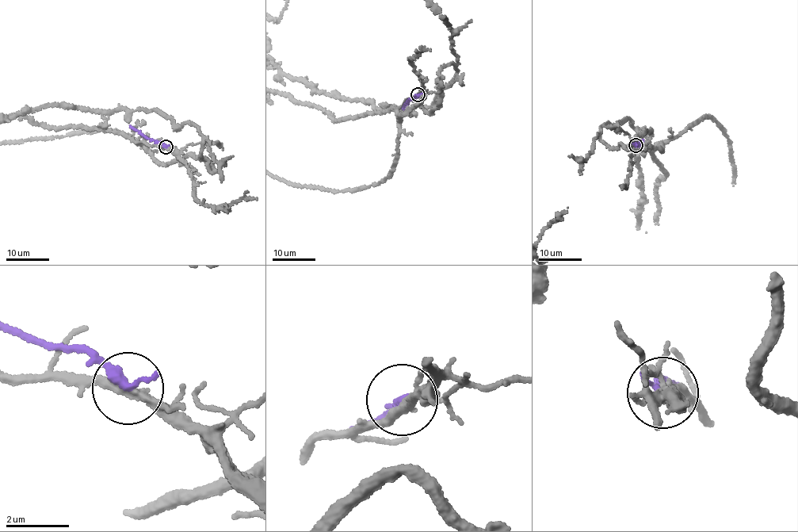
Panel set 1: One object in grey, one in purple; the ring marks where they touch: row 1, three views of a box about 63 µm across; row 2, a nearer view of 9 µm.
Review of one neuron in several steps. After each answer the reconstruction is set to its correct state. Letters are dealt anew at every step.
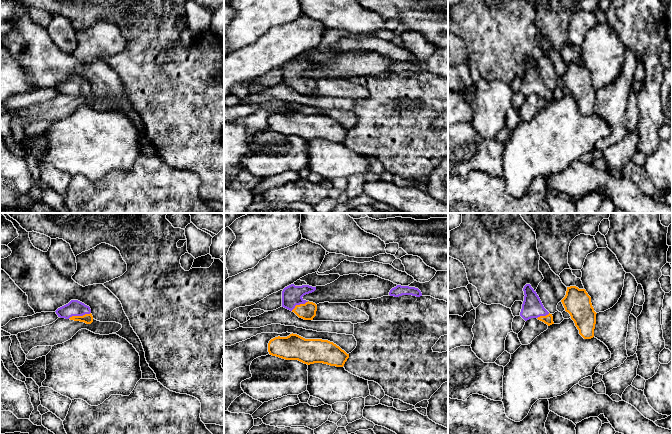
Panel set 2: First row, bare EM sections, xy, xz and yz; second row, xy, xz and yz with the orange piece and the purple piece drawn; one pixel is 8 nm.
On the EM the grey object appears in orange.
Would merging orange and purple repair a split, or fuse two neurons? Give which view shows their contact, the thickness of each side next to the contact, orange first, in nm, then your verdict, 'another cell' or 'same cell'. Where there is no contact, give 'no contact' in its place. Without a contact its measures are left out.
meets orange in xy; 80 nm thick on the orange side, 130 nm on the other; same cell

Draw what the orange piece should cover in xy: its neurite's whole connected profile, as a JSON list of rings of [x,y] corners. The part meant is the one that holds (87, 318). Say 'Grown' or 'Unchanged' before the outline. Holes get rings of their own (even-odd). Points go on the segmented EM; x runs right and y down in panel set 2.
Grown. [[[71,300],[68,304],[58,308],[55,312],[60,318],[80,321],[86,324],[93,322],[90,307],[78,300]]]

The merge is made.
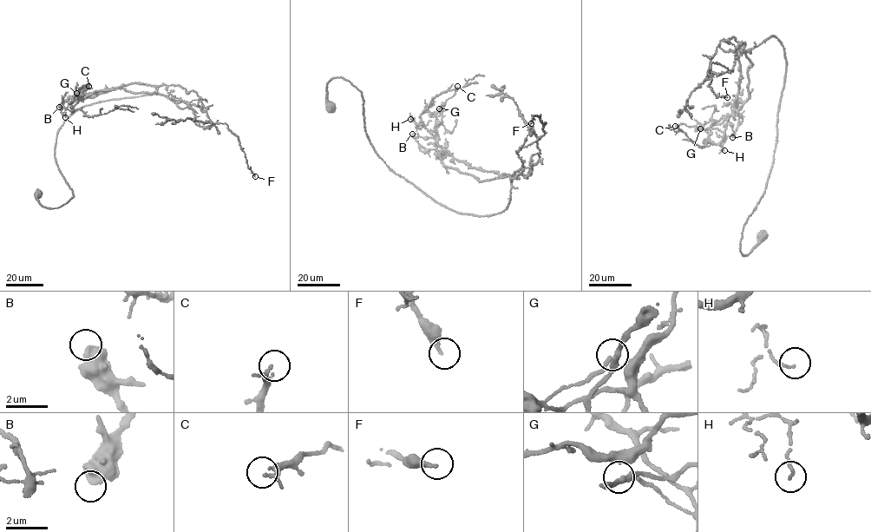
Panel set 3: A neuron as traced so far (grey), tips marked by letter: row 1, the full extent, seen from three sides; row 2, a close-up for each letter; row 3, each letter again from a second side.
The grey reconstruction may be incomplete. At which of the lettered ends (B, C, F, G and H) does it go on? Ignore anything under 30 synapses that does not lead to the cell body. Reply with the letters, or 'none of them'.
none of them

